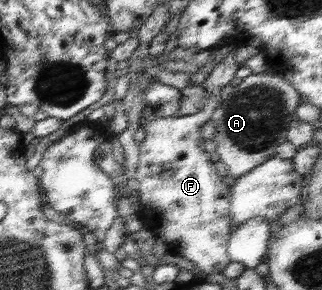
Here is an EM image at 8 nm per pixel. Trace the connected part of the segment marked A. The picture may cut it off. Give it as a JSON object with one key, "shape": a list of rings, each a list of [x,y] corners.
{"shape":[[[269,70],[269,74],[253,73],[253,76],[261,76],[261,84],[251,86],[246,90],[235,87],[235,91],[220,102],[209,120],[215,126],[215,137],[211,140],[217,144],[216,151],[219,154],[219,160],[226,164],[229,175],[235,179],[276,155],[277,146],[286,141],[288,126],[301,99],[299,91],[283,75],[275,75]]]}

